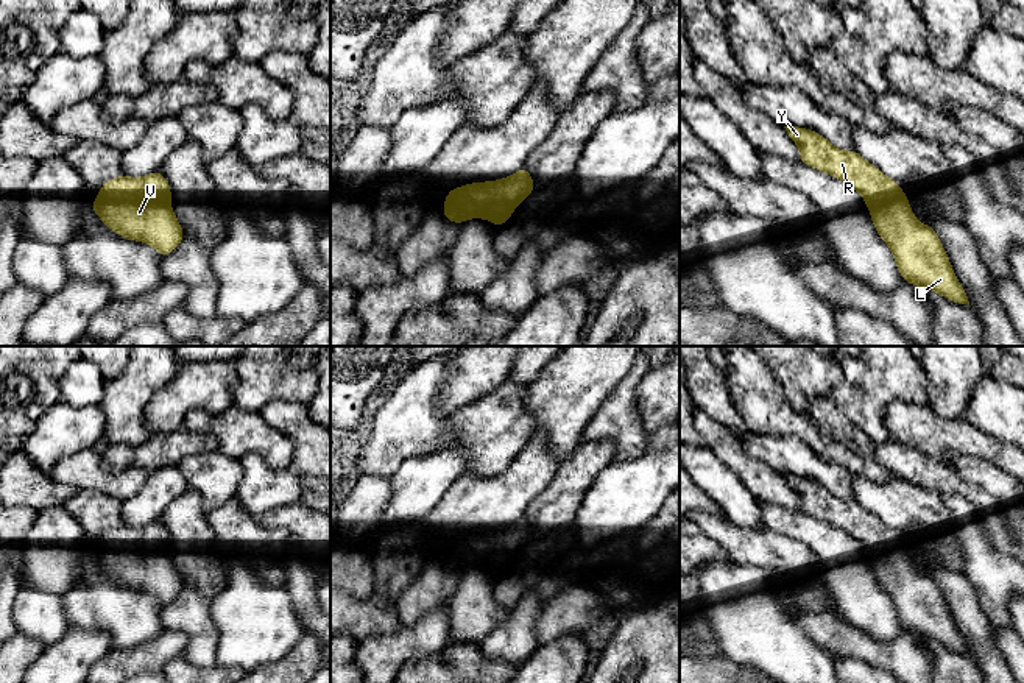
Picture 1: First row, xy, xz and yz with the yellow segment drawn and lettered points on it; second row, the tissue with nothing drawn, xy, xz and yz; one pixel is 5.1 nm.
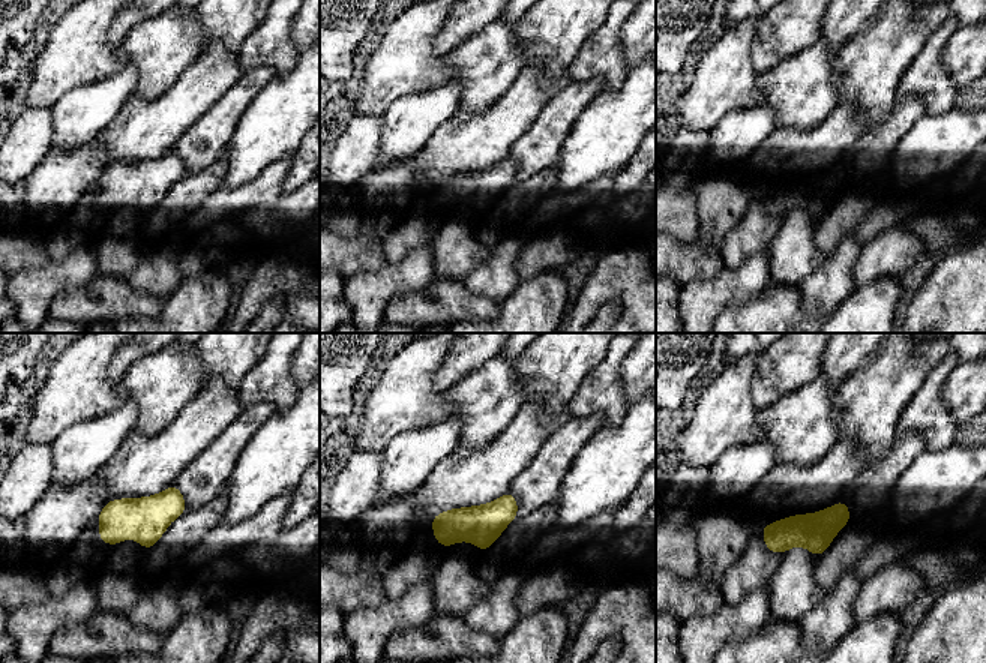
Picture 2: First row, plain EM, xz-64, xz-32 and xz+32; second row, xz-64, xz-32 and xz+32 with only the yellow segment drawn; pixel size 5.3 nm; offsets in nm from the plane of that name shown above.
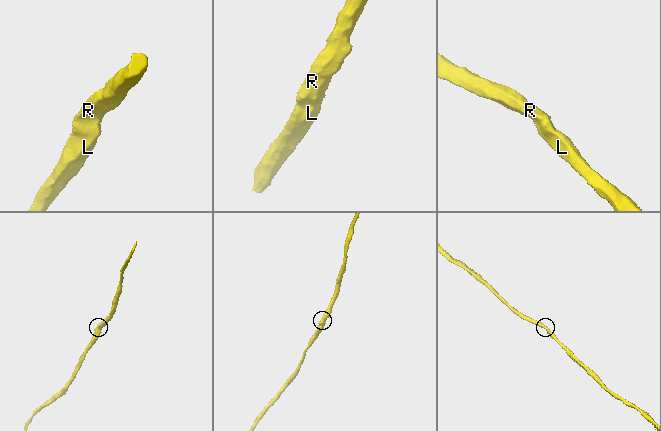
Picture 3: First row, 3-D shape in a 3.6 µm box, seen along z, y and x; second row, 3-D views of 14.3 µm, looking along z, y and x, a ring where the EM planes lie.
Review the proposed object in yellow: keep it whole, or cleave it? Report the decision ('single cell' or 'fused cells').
single cell

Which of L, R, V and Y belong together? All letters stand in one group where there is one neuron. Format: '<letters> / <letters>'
L R V Y

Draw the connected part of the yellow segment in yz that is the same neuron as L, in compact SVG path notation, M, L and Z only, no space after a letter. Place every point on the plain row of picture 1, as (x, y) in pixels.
M784 476L800 496L800 510L857 540L870 558L881 588L890 596L904 632L926 636L959 653L968 653L937 582L920 572L901 535L856 499L842 501L812 479Z

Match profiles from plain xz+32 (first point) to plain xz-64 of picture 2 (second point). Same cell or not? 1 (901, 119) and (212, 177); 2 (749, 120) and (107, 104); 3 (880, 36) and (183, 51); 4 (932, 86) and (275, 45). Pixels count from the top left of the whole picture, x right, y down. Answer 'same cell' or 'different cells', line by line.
1: different cells
2: same cell
3: different cells
4: same cell

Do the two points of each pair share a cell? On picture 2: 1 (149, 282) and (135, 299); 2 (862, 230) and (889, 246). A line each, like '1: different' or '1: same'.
1: different
2: different

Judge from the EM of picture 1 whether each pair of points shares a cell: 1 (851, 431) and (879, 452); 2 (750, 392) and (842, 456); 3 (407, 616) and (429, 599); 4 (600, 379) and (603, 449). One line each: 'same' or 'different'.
1: same
2: same
3: same
4: different

